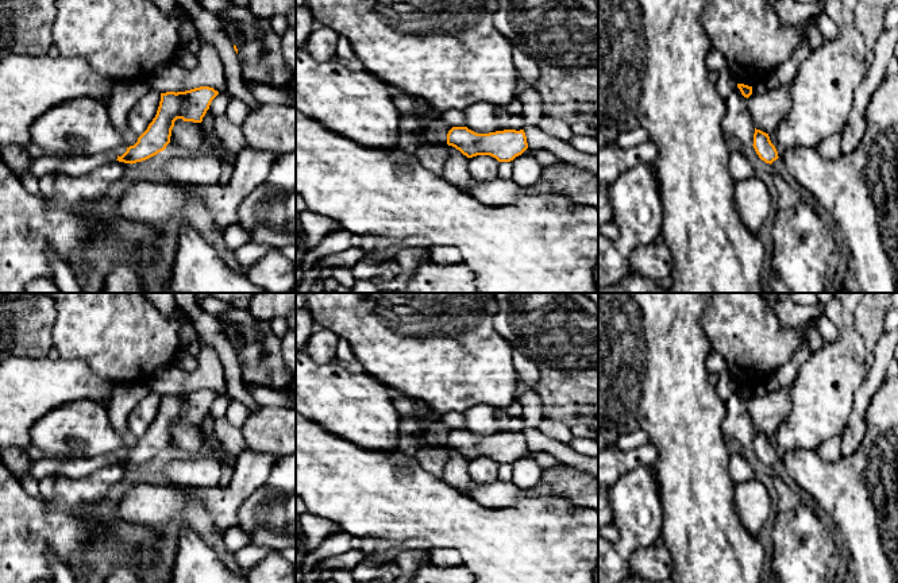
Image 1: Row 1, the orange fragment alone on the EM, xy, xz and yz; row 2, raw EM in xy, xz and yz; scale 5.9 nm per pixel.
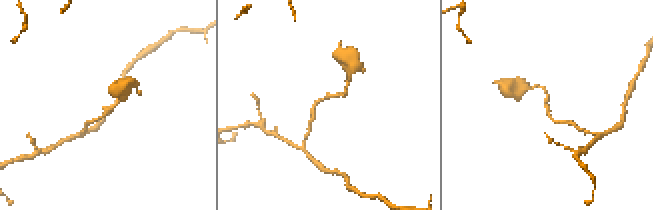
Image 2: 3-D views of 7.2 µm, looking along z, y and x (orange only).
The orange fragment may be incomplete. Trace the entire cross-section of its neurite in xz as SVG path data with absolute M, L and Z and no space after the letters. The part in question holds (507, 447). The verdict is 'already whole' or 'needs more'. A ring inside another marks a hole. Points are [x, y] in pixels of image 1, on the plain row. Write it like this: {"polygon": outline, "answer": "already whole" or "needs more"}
{"polygon": "M452 429L447 436L447 447L467 460L490 457L498 464L510 464L528 451L524 432L477 436L467 429Z", "answer": "already whole"}

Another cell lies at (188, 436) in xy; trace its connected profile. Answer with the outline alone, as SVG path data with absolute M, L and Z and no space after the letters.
M177 421L171 432L170 444L197 453L203 444L200 425Z

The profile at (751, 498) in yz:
M756 479L736 484L733 503L740 522L758 537L771 510L770 493L766 486Z

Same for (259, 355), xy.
M259 320L255 327L227 324L226 335L238 351L243 383L271 390L290 389L296 374L286 366L281 340L269 321Z

